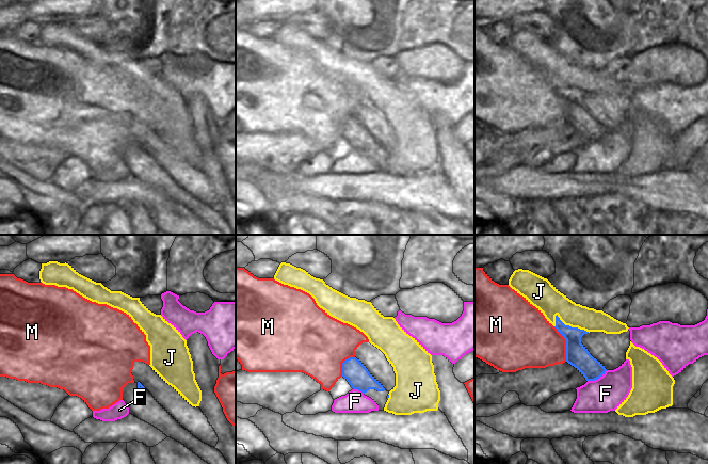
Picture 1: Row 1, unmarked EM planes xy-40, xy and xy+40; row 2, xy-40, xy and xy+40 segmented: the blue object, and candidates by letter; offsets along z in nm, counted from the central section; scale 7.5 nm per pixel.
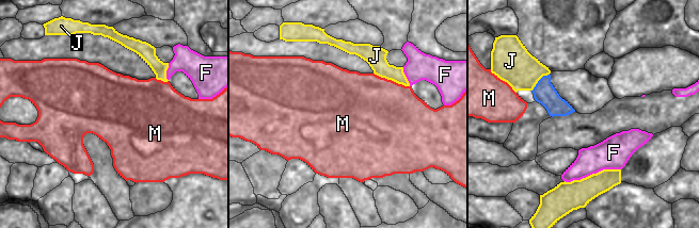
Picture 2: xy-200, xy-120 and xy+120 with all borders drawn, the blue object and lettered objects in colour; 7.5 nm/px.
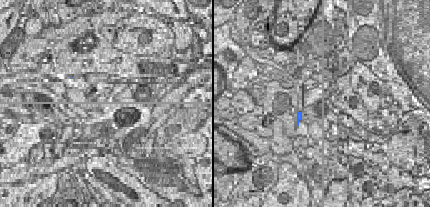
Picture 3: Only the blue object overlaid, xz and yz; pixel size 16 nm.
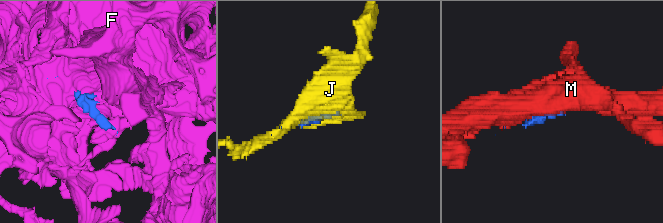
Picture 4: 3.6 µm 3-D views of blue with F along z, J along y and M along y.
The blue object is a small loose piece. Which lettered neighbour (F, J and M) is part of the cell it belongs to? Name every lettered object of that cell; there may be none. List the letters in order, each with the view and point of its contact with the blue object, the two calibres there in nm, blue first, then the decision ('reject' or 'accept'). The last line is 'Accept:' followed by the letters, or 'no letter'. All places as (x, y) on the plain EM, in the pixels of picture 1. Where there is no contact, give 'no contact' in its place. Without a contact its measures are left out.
F: meets blue in xy+40 at (597, 139); 170 nm thick on the blue side, 260 nm on the other; reject
J: meets blue in xy+40 at (570, 88); 170 nm thick on the blue side, 200 nm on the other; reject
M: meets blue in xy+40 at (566, 105); 170 nm thick on the blue side, 380 nm on the other; reject
Accept: no letter

